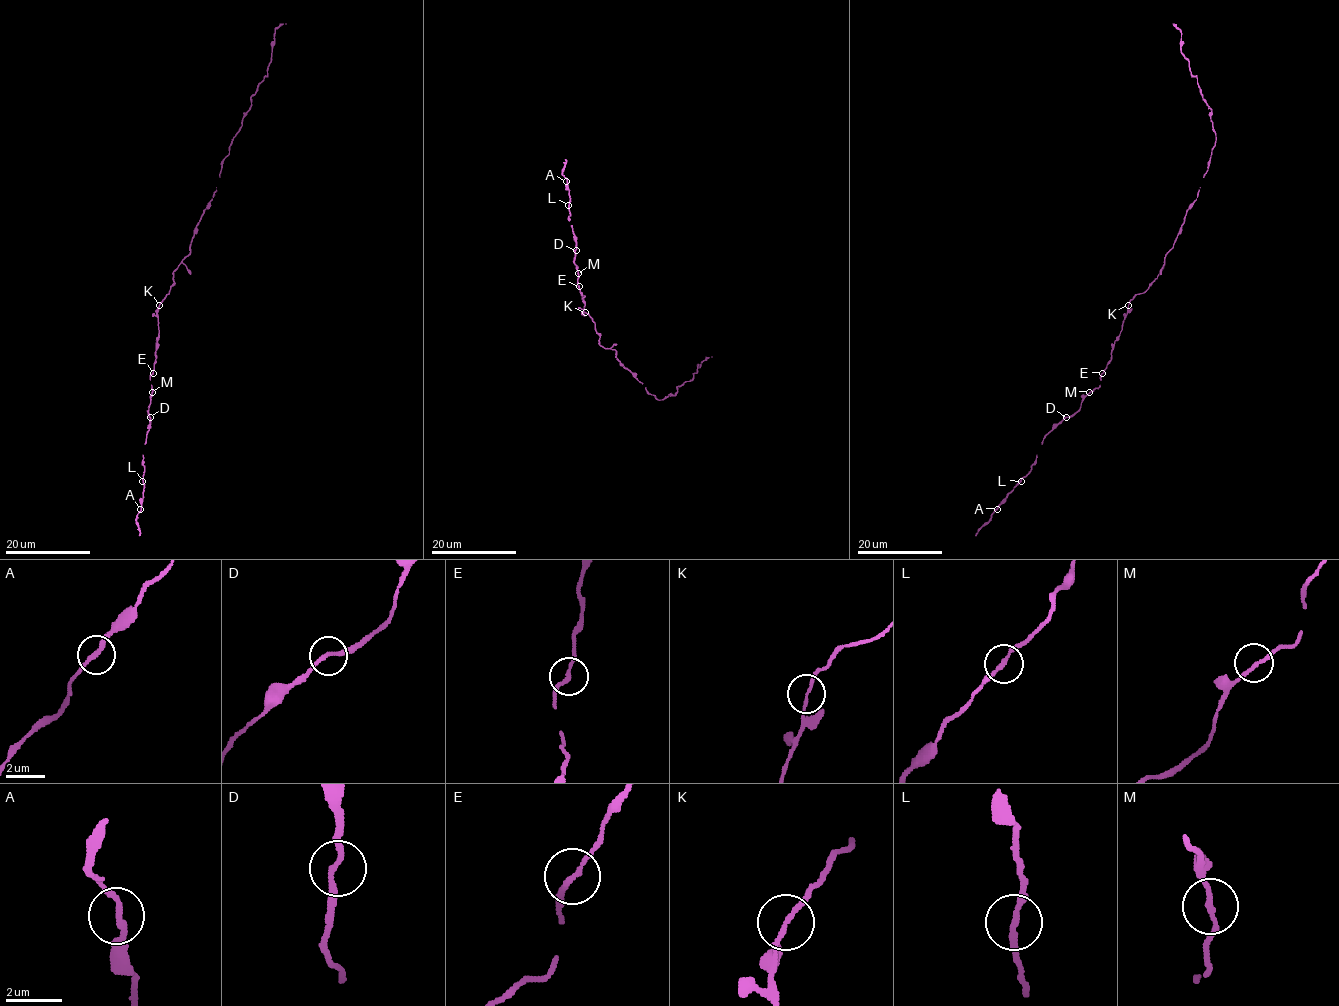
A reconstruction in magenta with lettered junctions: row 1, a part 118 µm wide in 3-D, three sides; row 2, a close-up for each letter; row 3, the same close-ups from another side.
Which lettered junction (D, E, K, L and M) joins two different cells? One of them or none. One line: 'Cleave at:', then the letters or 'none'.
Cleave at: none

